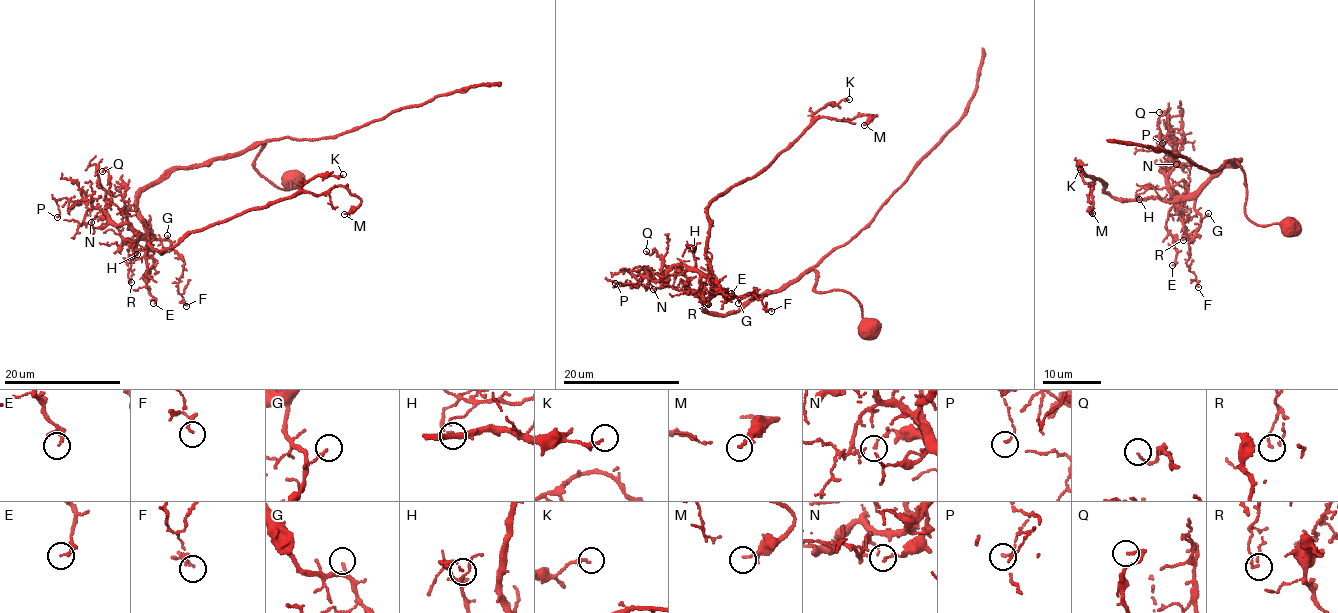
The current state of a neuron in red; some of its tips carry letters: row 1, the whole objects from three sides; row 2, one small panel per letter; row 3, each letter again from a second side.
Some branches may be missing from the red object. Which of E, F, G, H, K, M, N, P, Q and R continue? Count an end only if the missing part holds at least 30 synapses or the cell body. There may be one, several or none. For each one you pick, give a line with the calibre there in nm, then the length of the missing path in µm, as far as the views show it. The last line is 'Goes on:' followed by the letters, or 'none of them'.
Goes on: none of them

